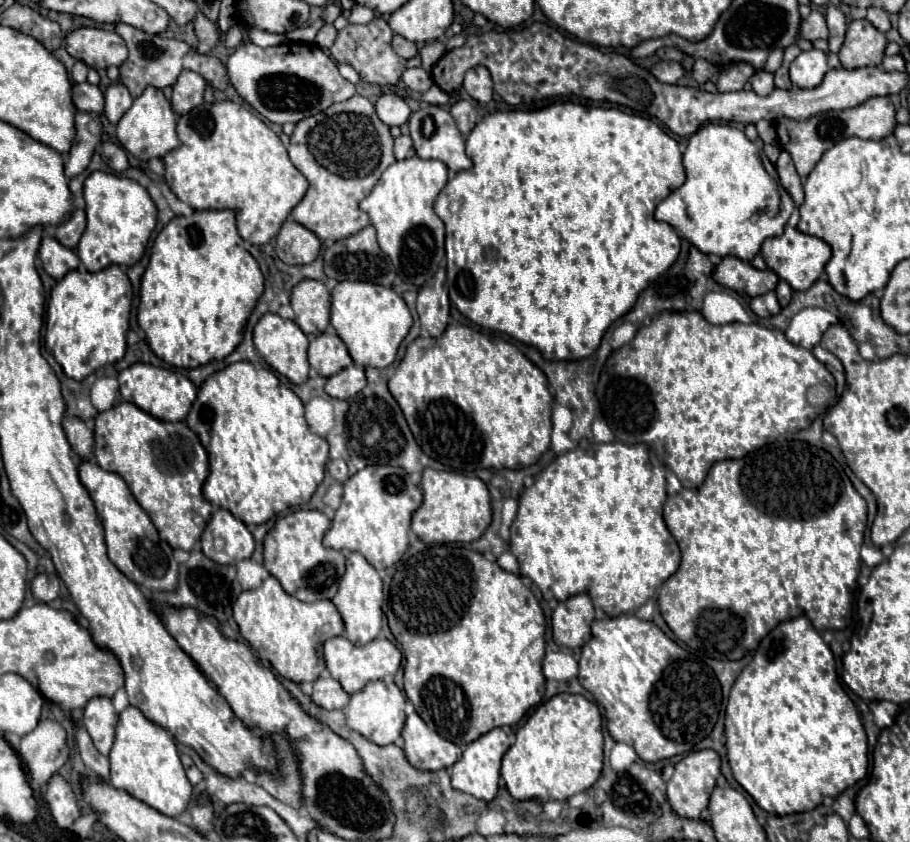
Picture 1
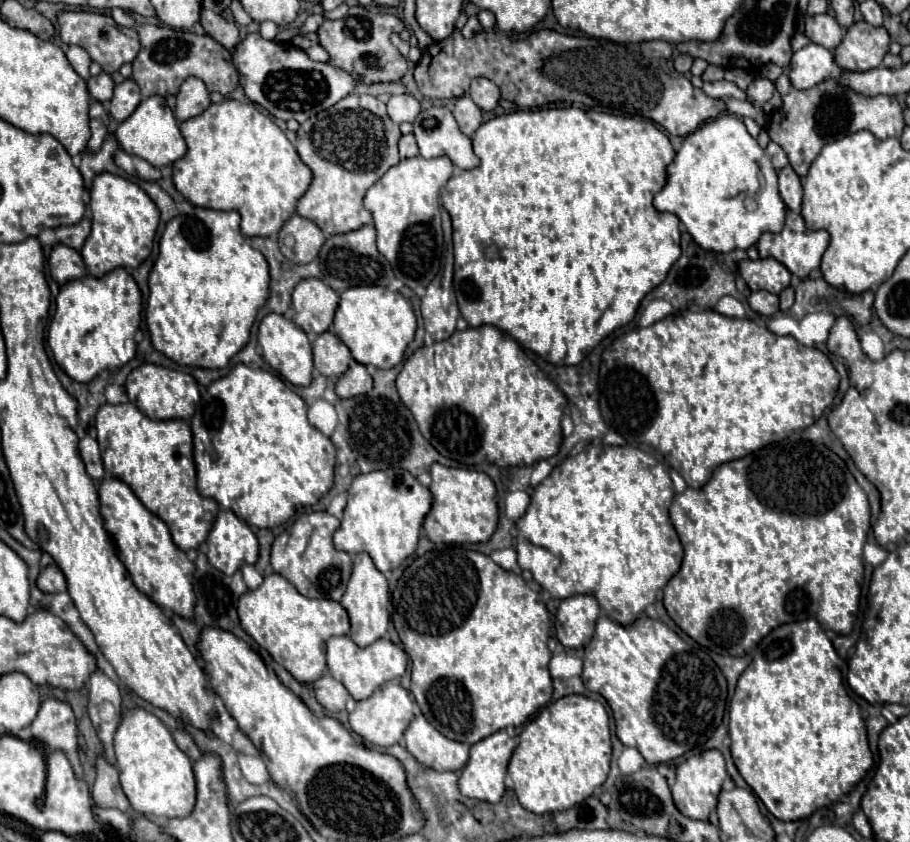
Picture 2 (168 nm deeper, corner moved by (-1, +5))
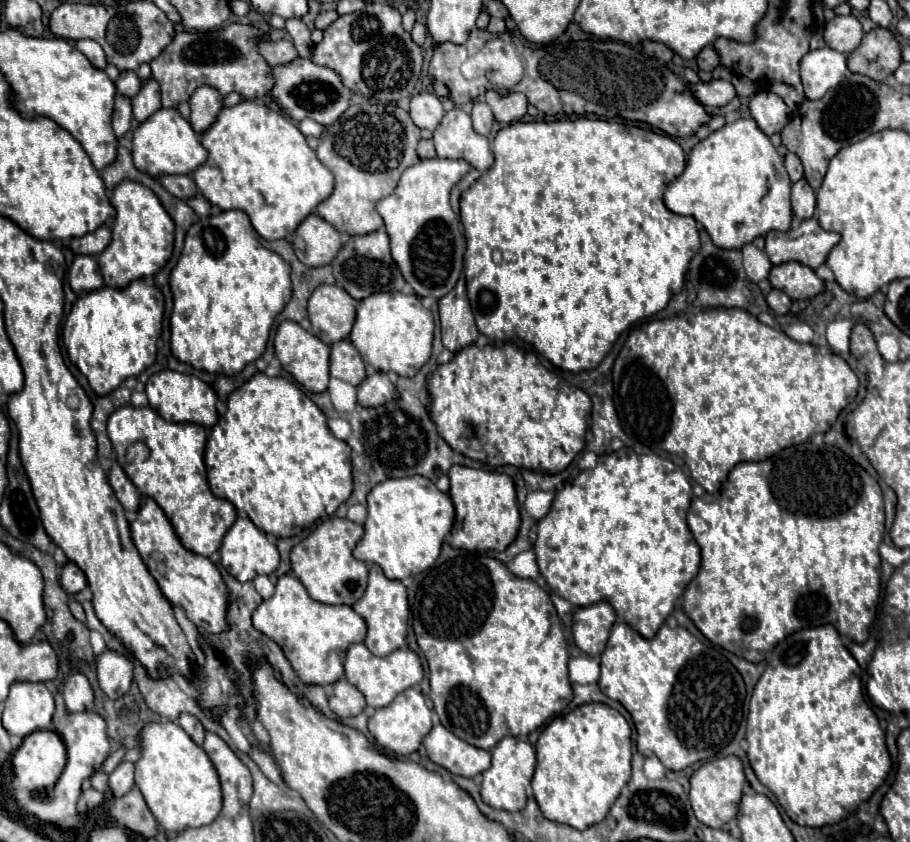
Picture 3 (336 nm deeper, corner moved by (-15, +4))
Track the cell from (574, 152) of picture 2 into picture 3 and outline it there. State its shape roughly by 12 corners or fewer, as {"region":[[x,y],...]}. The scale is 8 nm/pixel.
{"region":[[514,122],[460,196],[478,330],[594,370],[700,248],[666,134]]}

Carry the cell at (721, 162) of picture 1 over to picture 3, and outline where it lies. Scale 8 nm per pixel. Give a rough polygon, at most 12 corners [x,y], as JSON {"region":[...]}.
{"region":[[756,120],[692,148],[664,204],[718,248],[792,222]]}

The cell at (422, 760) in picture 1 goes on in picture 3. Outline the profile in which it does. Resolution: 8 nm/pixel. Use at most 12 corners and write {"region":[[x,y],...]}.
{"region":[[436,724],[424,738],[434,764],[464,778],[482,774],[488,750]]}

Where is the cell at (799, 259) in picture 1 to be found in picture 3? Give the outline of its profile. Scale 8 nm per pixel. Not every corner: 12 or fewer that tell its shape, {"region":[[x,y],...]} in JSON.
{"region":[[816,218],[766,234],[772,264],[818,268],[838,244]]}

